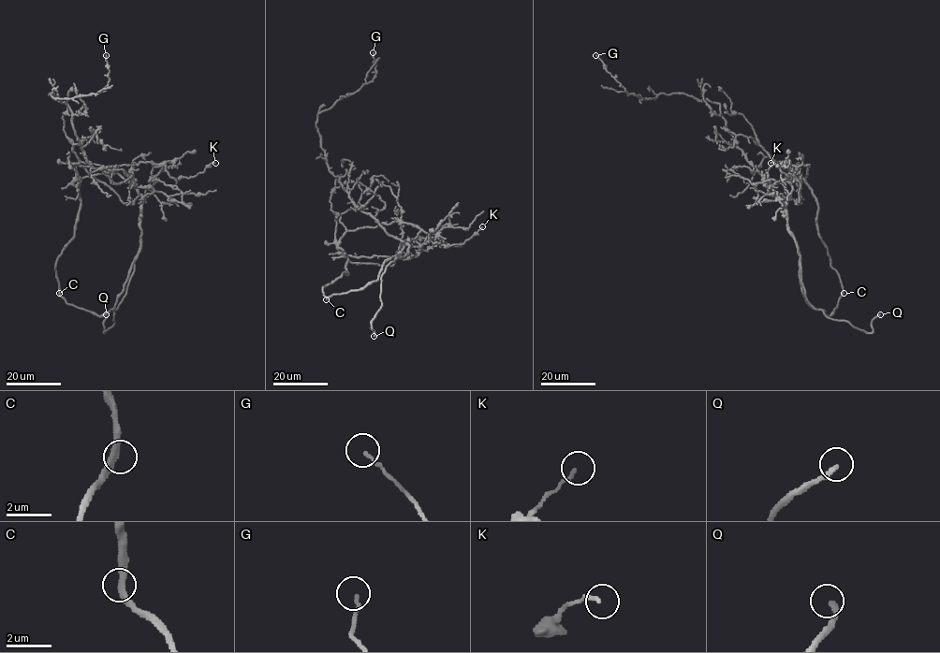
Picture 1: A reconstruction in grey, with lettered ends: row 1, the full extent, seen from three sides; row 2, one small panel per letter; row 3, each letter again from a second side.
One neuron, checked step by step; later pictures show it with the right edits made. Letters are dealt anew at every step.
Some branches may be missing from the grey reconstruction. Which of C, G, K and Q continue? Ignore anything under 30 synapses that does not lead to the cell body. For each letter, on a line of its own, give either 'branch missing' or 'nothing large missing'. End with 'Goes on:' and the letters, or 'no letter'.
C: nothing large missing
G: nothing large missing
K: nothing large missing
Q: branch missing
Goes on: Q

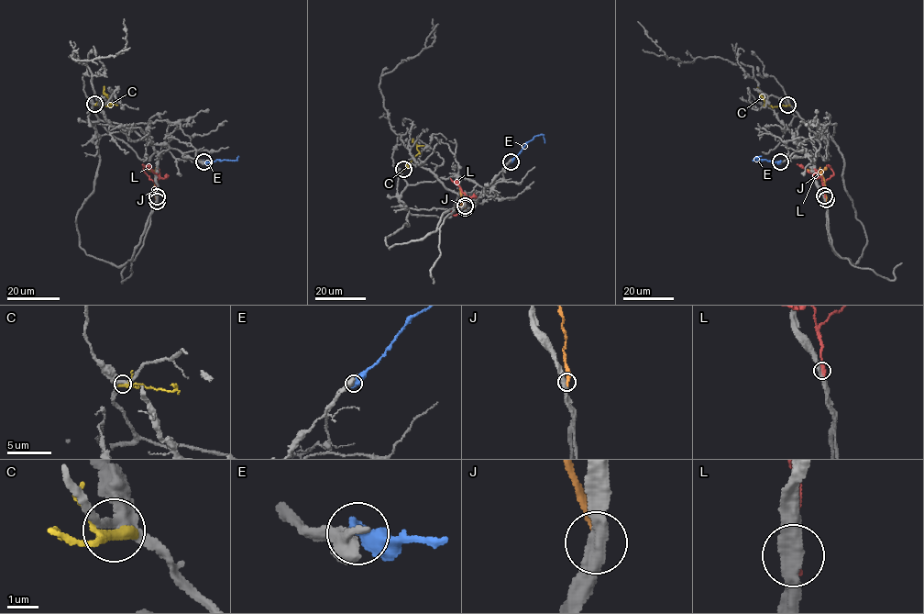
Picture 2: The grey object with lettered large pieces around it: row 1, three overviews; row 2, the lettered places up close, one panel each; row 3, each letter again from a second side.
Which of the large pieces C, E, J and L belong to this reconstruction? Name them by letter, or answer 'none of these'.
E

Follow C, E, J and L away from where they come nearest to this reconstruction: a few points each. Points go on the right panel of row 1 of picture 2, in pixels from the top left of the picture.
C: (787, 105), (769, 106), (757, 87)
E: (780, 161), (753, 160), (762, 156)
J: (825, 200), (823, 176), (819, 172), (807, 169)
L: (824, 195), (820, 177), (797, 164)

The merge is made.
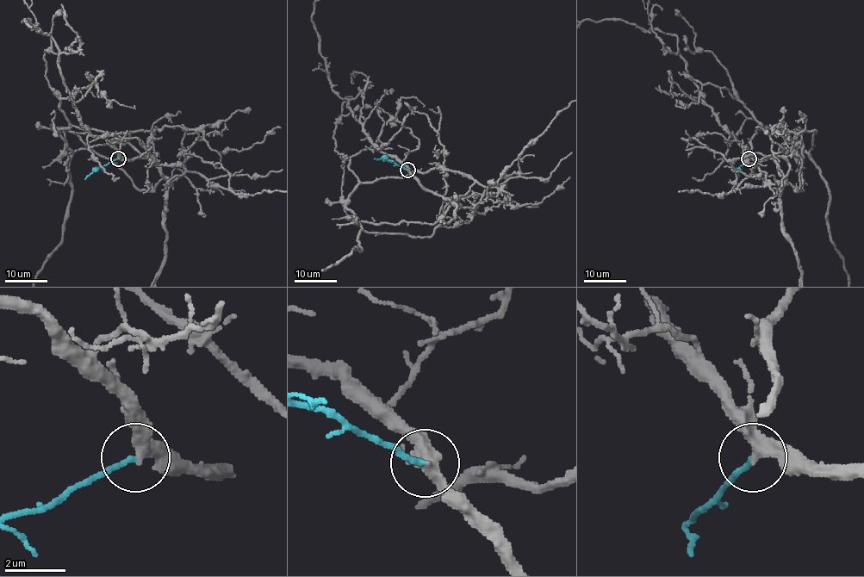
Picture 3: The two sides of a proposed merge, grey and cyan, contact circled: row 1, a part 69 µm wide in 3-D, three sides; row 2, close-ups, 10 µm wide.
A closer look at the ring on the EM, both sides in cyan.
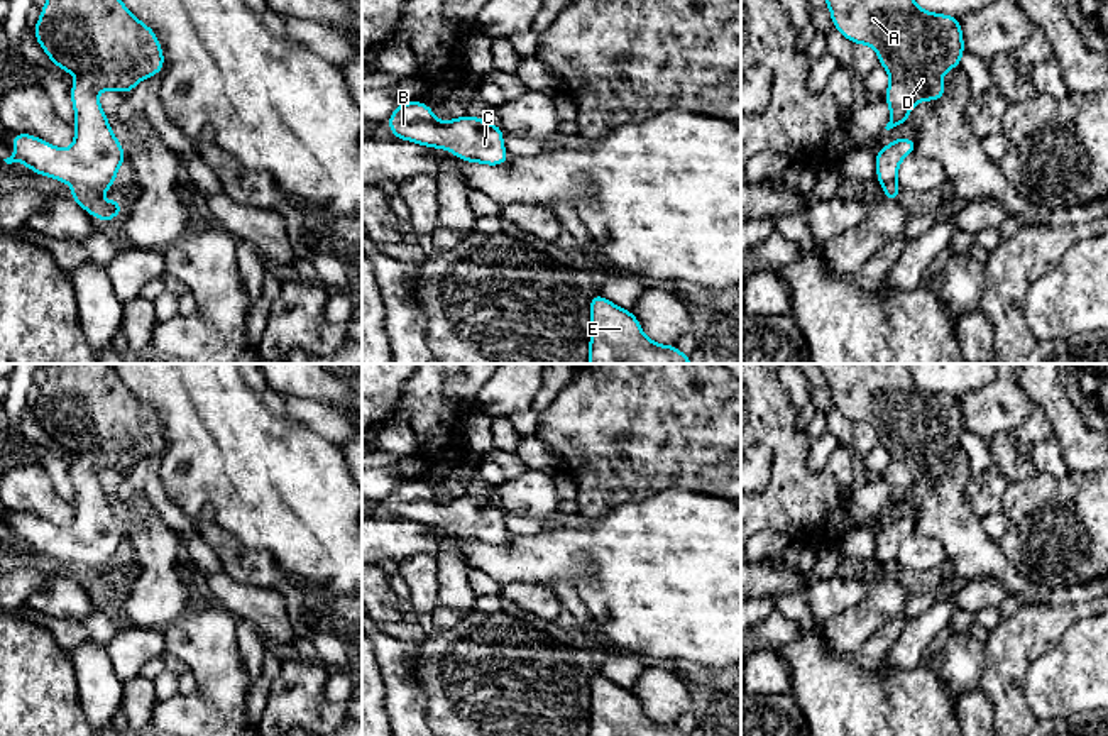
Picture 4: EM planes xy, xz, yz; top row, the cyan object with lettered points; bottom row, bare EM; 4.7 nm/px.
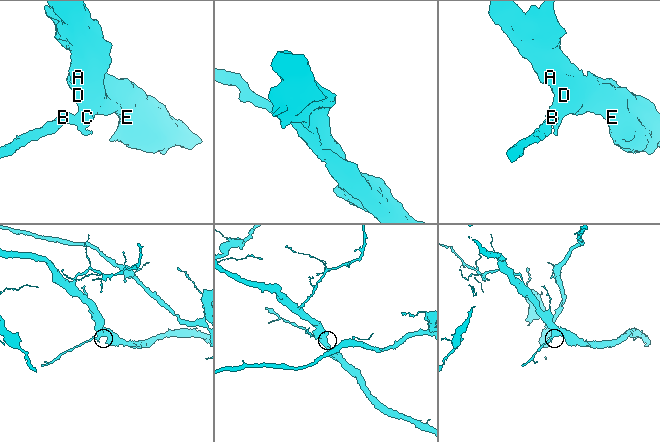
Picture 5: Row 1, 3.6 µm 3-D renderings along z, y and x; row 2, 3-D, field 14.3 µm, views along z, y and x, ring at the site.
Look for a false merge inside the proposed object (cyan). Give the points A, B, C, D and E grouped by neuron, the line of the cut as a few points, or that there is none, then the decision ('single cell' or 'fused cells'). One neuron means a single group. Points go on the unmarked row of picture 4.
A B C D E | no cut | single cell

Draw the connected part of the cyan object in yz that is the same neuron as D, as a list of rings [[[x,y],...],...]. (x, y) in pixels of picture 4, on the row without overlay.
[[[817,364],[817,367],[826,377],[834,408],[854,425],[871,425],[880,445],[890,453],[890,465],[883,472],[890,486],[886,509],[903,504],[920,479],[935,481],[947,472],[941,455],[952,447],[963,447],[961,435],[966,430],[957,396],[920,387],[908,364]]]

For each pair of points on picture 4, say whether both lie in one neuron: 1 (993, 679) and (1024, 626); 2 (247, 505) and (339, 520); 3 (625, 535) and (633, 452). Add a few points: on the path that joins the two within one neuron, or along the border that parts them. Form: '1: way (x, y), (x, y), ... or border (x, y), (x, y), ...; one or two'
1: way (1005, 665), (1009, 652), (1019, 640); one
2: way (269, 505), (301, 505), (317, 520); one
3: border (665, 489), (636, 501), (625, 501), (596, 518); two

